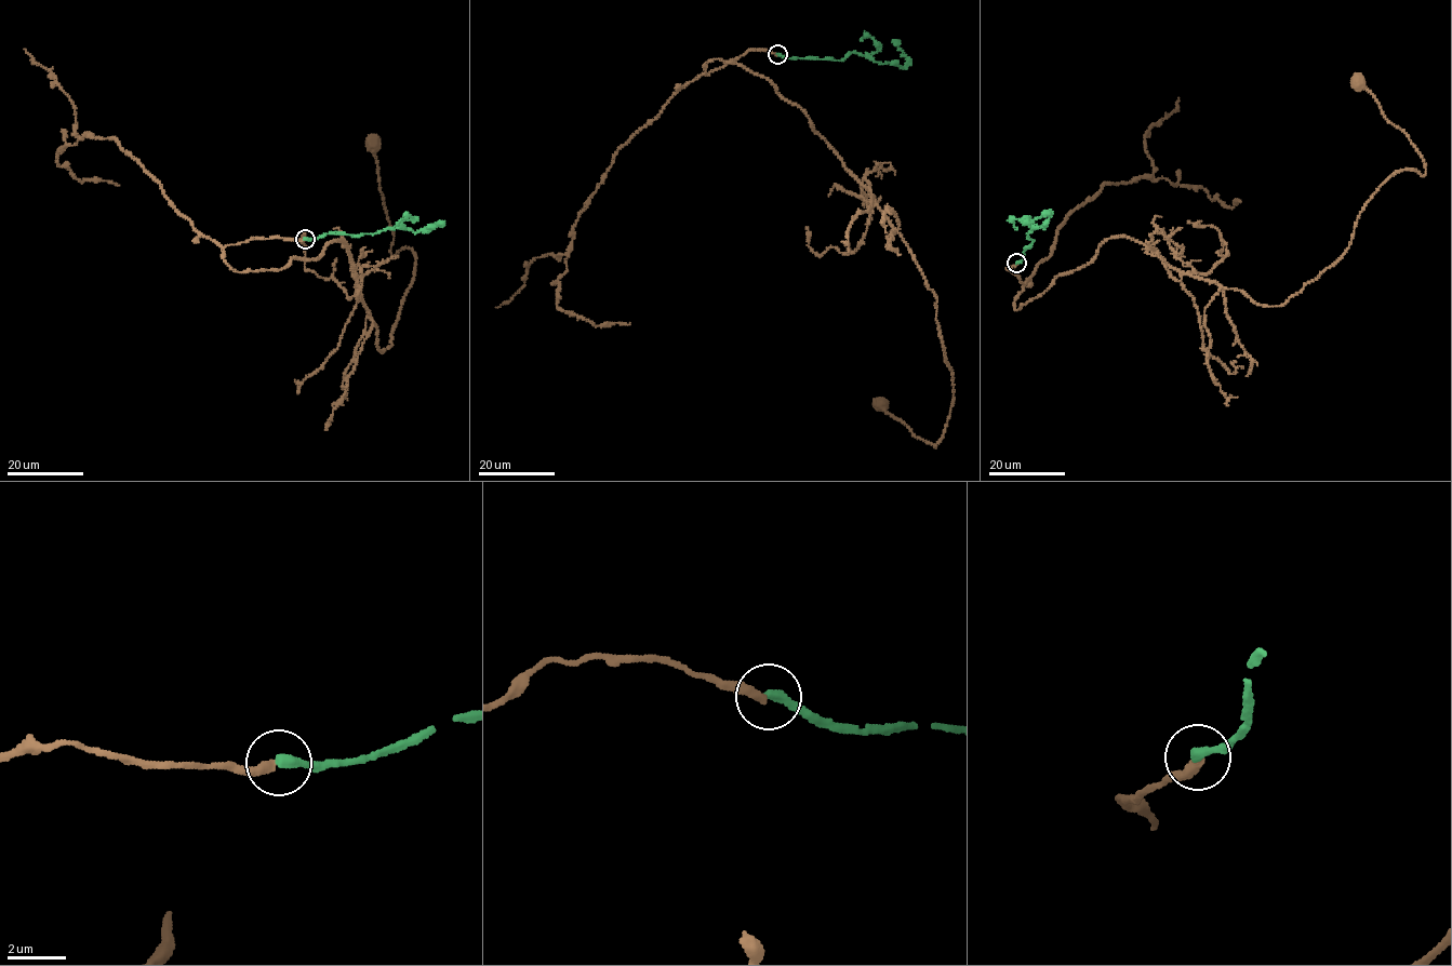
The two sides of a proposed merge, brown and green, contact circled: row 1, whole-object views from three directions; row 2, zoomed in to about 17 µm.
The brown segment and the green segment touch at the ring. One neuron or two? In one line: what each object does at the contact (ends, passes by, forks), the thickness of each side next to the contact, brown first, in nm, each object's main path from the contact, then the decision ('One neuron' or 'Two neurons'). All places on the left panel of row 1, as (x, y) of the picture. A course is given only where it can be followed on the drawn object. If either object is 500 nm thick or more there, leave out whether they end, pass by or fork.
At the ring brown ends. At the ring green ends. Thickness 320 nm (brown) against 320 nm. Course of brown: (304, 239), (250, 238), (224, 262), (282, 269), (344, 242), (387, 349), (415, 262), (390, 253), (373, 145). Course of green: (305, 239), (332, 232), (356, 237), (372, 235), (395, 227), (416, 232), (440, 224), (433, 227), (429, 224). Two neurons

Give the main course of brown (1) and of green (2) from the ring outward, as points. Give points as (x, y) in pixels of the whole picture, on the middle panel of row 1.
1: (777, 54), (704, 74), (741, 64), (798, 105), (936, 298), (943, 437), (918, 438), (881, 403)
2: (778, 54), (843, 59), (857, 52), (904, 68), (907, 57), (893, 40)

